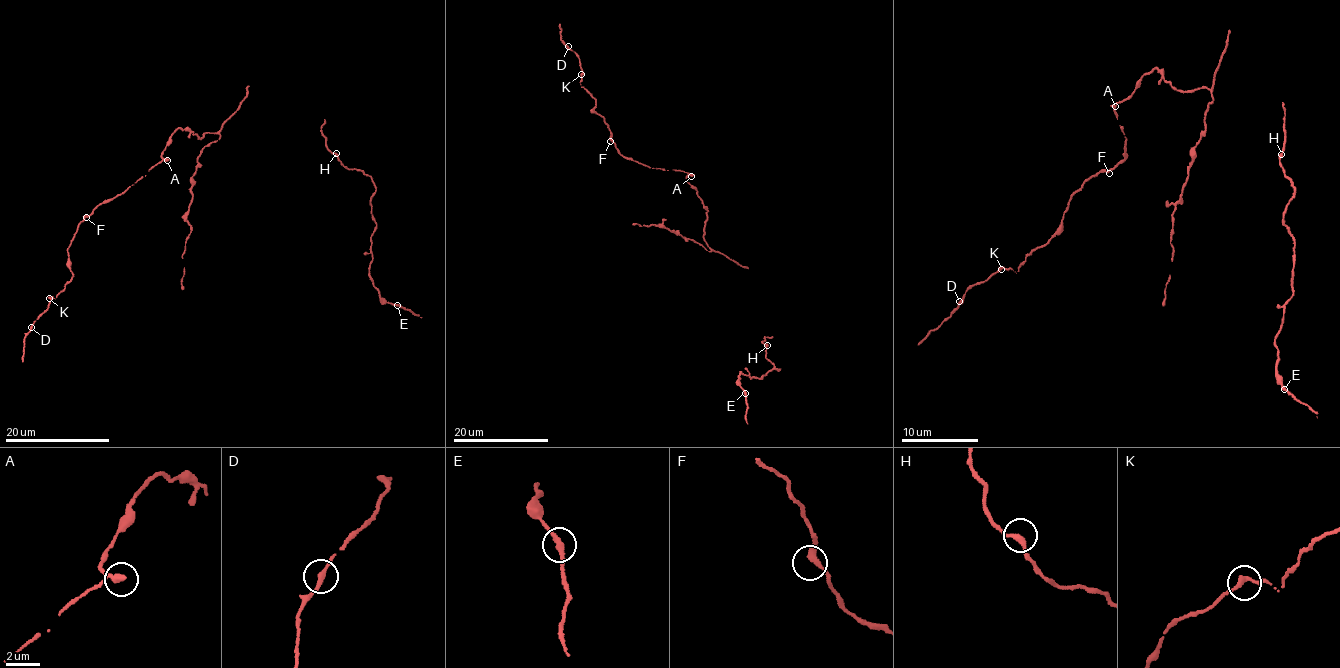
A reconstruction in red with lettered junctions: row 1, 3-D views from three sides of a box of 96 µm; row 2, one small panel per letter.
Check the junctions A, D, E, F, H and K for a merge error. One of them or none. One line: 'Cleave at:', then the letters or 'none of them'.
Cleave at: none of them

